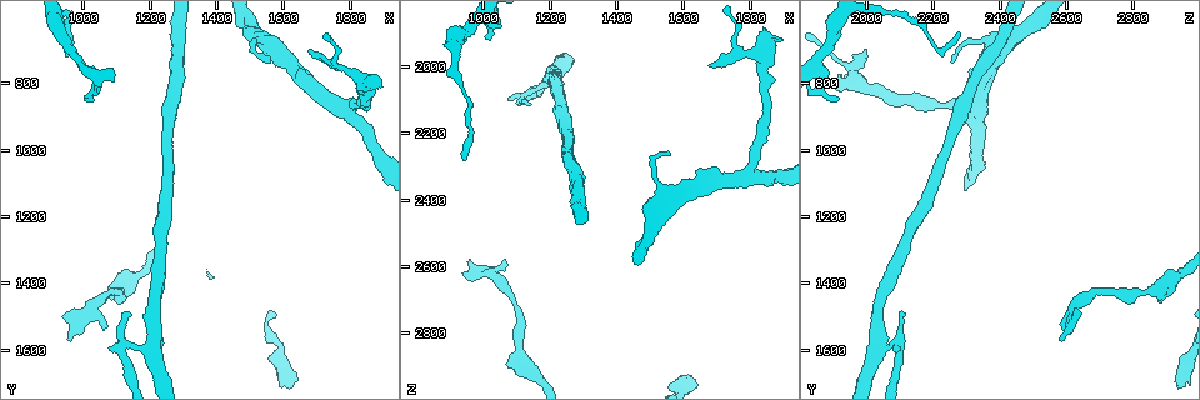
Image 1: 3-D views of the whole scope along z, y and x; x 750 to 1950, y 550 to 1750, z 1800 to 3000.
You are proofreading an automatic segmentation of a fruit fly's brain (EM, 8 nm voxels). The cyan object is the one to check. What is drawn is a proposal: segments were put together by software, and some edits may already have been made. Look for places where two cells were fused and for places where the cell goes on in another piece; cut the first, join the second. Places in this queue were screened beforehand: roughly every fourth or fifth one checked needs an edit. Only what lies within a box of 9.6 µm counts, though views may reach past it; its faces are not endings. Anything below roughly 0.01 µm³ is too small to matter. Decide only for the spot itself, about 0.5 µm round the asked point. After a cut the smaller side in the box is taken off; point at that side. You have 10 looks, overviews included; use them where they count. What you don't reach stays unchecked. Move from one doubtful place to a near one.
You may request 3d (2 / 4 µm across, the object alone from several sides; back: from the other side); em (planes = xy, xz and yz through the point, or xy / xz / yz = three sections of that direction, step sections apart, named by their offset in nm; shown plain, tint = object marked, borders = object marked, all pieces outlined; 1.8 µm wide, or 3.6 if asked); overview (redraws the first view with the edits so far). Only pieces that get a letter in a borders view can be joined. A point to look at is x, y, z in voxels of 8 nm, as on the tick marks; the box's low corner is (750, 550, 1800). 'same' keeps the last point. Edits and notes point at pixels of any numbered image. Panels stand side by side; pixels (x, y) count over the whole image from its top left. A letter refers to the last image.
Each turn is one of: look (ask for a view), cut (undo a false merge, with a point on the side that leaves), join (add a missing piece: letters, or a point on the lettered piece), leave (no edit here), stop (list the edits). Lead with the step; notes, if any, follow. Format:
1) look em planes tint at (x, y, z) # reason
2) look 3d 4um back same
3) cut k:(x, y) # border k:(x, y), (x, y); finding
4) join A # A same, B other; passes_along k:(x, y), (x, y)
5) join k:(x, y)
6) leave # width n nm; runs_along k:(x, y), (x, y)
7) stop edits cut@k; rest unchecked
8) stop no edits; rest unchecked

look em planes borders at (1010, 840, 1900) # tapers out

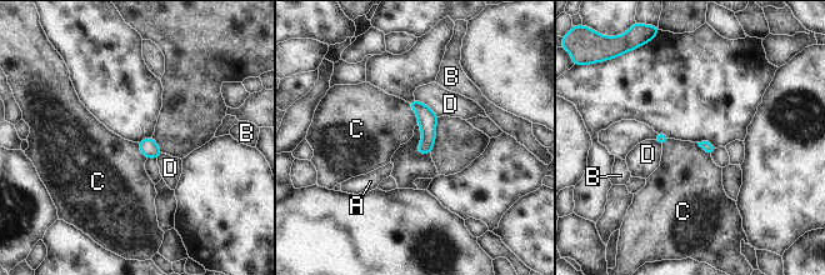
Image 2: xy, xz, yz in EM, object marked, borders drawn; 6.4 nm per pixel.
leave # A other, B other, C other, D other; none of them fits

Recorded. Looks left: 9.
look 3d 4um at (1570, 730, 2260) # branch stops here

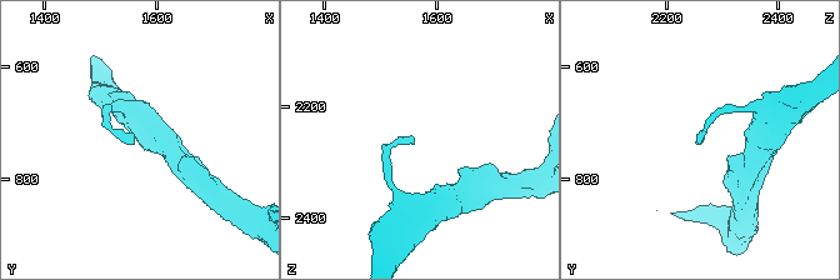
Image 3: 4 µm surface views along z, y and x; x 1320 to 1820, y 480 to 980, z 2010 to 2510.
look em yz step 4 borders at (1560, 735, 2260) # now the EM

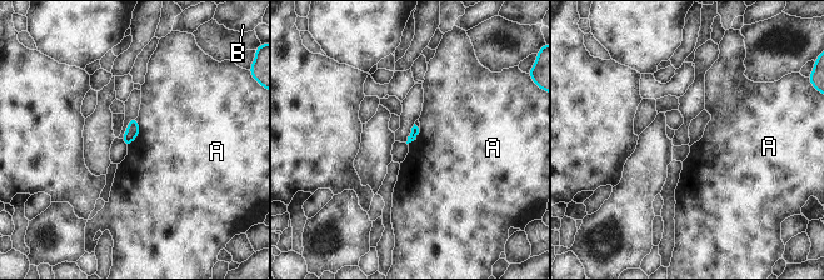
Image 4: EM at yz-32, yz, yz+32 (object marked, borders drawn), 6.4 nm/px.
look em xz step 16 borders same

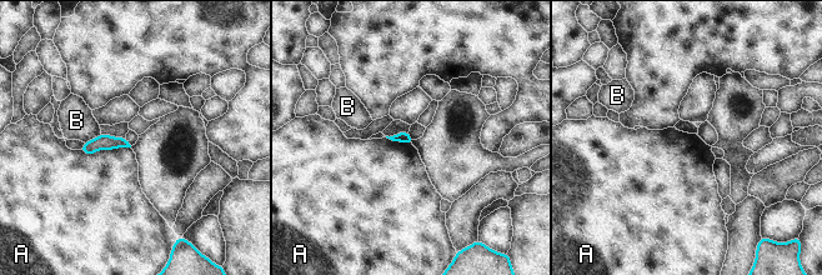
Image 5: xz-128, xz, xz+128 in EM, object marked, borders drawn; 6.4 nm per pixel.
leave # width 70 nm; A other, B other; border 5:(130, 146), (91, 154), (80, 150); no lettered piece goes on from it

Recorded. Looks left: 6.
look 3d 2um at (1900, 800, 1920) # free end

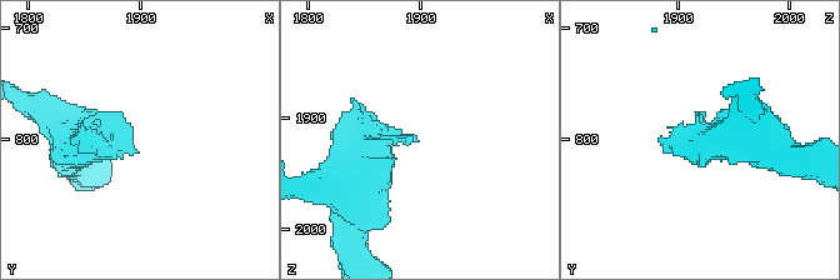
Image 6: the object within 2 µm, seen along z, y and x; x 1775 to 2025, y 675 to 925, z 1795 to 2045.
look em xz step 8 tint at (1892, 800, 1916)

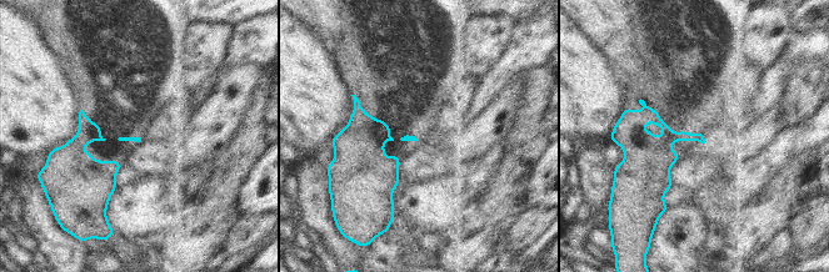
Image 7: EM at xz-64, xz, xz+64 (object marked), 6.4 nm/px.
look em planes borders same # another direction

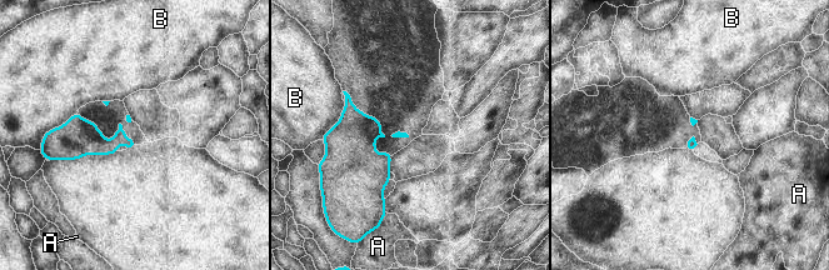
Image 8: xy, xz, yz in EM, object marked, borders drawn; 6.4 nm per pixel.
leave # A other, B other; border 8:(78, 111), (66, 121), (44, 134); no lettered piece goes on from it

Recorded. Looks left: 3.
look 3d 2um at (940, 1500, 2620) # free end

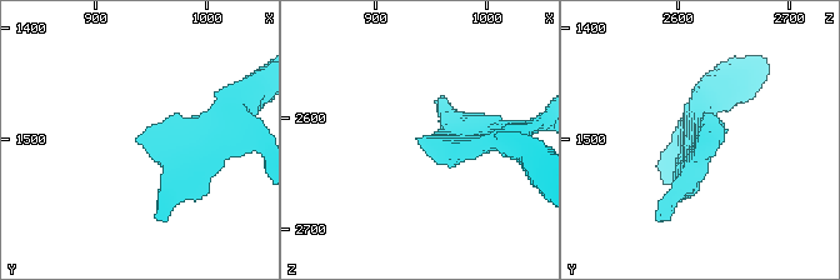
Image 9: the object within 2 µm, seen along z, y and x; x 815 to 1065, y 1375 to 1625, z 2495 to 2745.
look em xy step 16 borders at (940, 1494, 2620) # shape alone is not enough

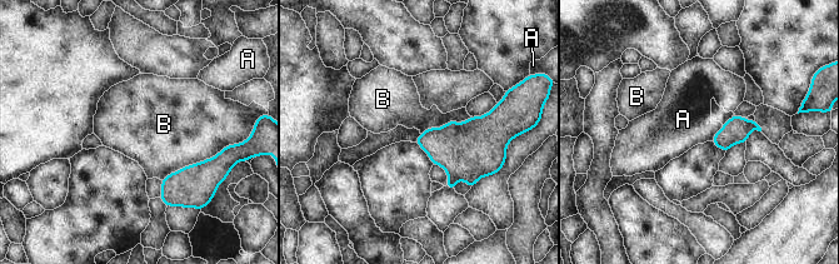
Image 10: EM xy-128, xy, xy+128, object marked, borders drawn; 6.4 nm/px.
leave # A other, B other; border 10:(723, 125), (710, 140); no lettered piece goes on from it

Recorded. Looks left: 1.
look em planes borders at (1130, 1580, 2080) # abrupt turn

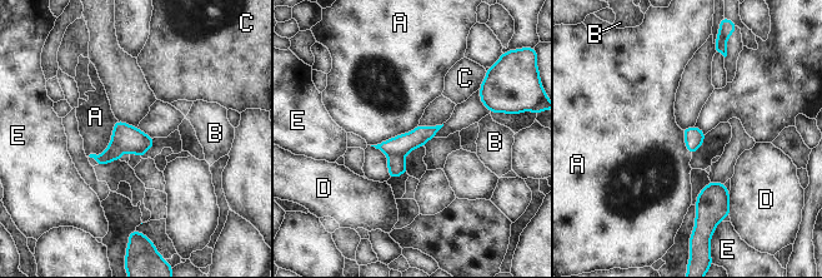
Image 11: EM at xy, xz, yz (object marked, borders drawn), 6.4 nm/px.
cut 11:(402, 144) # A other, B other, C other, D other, E other; part_leaving 11:(434, 129), (404, 144), (381, 147); two cells meet here

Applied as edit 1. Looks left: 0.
stop edits cut@11; rest unchecked

